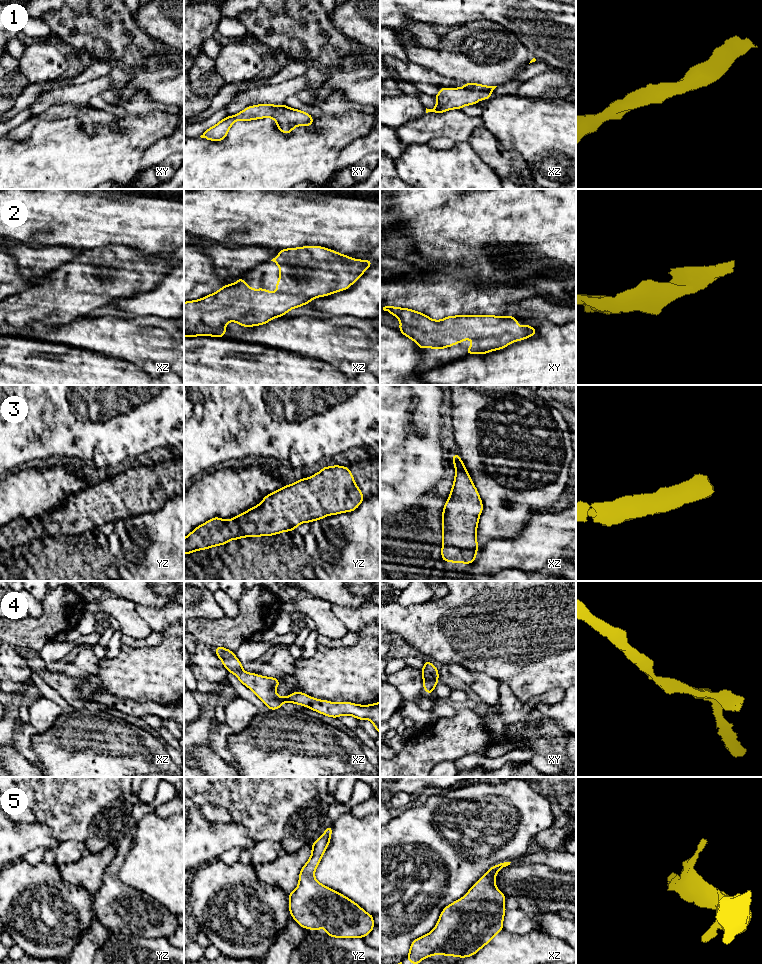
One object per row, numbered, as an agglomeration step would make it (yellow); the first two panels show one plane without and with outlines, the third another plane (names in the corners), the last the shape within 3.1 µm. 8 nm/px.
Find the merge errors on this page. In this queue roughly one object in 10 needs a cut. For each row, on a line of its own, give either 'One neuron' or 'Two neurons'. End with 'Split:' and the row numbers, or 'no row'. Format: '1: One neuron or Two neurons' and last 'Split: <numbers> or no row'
1: One neuron
2: One neuron
3: One neuron
4: One neuron
5: One neuron
Split: no row

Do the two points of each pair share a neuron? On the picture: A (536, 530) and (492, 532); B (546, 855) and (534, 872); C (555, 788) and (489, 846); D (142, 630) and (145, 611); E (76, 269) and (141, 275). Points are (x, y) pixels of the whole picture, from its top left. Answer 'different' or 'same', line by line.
A: different
B: different
C: different
D: different
E: same

